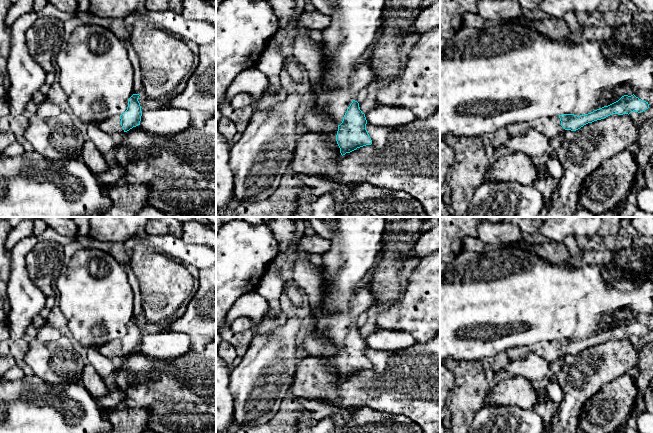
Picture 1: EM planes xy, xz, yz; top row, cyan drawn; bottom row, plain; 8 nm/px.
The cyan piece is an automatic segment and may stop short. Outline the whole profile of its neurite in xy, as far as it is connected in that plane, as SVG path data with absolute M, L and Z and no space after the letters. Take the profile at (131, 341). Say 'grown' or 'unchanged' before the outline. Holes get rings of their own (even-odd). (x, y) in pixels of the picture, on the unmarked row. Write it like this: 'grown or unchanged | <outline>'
grown | M139 318L128 323L127 334L122 339L115 339L99 346L98 351L109 359L120 361L124 356L140 349L142 335L138 325Z

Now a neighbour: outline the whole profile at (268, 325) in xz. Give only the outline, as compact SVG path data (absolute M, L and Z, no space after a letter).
M269 310L262 316L258 324L254 324L254 331L256 334L263 336L273 335L276 331L280 330L285 324L285 314L280 310L276 316L269 314Z

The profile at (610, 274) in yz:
M606 266L603 271L603 278L605 282L614 282L620 278L621 274L622 270L620 268Z

